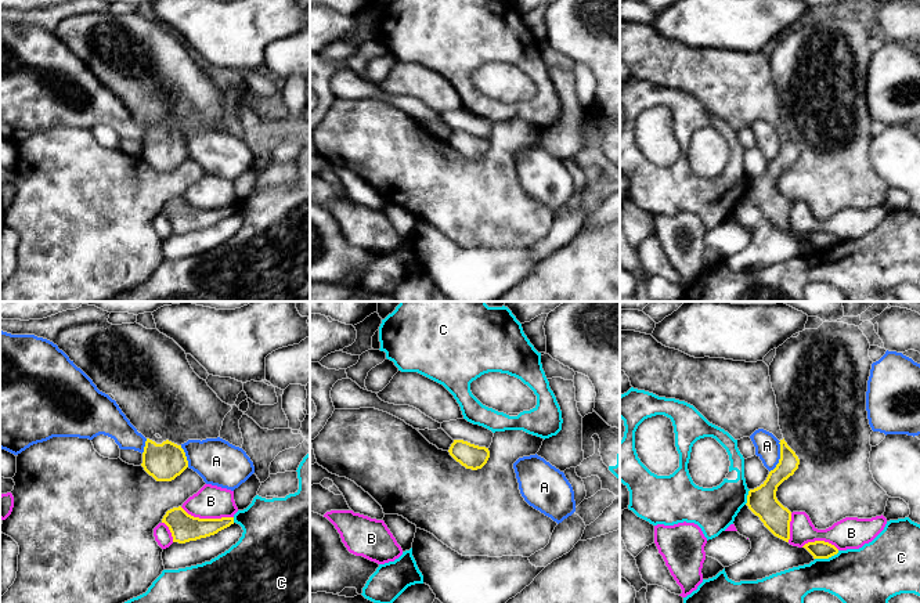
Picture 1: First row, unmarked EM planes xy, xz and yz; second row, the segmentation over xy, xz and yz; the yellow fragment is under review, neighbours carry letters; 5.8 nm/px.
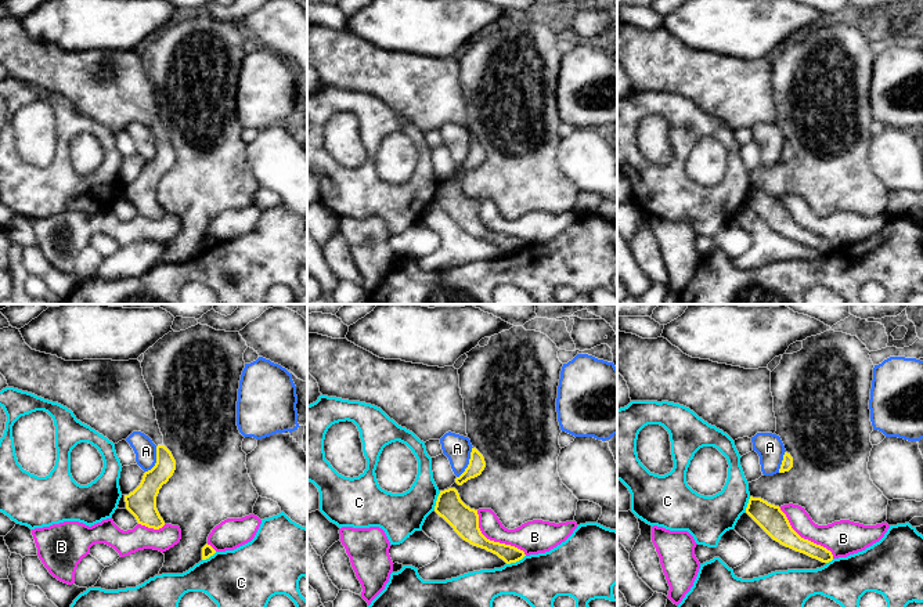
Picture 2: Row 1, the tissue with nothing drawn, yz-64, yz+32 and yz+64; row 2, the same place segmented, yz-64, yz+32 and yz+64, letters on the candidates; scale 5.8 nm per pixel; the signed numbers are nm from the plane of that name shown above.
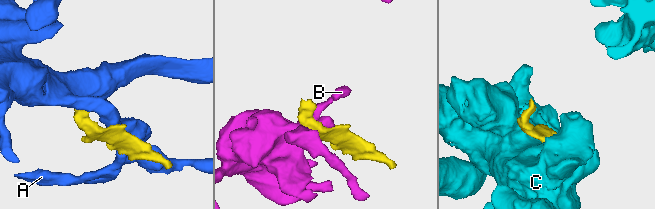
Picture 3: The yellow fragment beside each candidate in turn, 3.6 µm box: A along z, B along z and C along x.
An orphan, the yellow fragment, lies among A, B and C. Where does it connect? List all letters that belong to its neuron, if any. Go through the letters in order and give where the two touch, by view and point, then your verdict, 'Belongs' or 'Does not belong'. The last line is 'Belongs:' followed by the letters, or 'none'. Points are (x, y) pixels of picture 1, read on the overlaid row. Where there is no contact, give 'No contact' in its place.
A: Touches yellow at yz (780, 457). Does not belong
B: Touches yellow at xy (206, 519). Does not belong
C: Touches yellow at yz (826, 558). Does not belong
Belongs: none

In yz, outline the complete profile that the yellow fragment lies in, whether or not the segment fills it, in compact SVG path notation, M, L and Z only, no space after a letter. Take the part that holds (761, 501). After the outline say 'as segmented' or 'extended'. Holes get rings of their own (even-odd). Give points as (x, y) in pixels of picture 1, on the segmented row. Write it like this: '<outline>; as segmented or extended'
M620 331L620 369L629 378L634 389L693 405L710 423L724 429L735 440L750 437L755 430L764 429L780 441L779 463L760 487L748 491L746 505L775 537L789 542L791 512L778 501L776 491L798 469L800 459L784 441L779 426L779 408L769 367L764 361L694 358L663 346L652 335Z; extended

